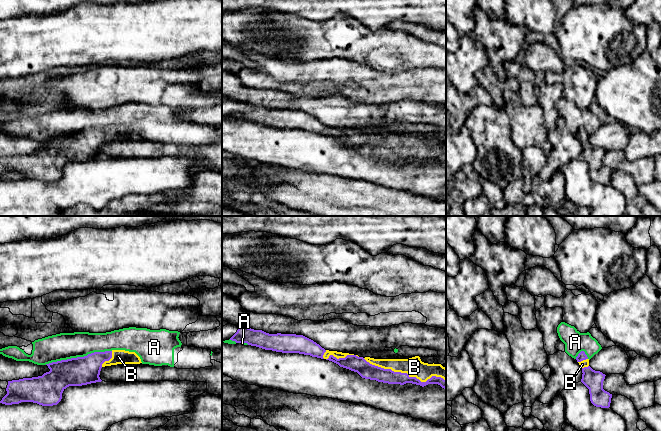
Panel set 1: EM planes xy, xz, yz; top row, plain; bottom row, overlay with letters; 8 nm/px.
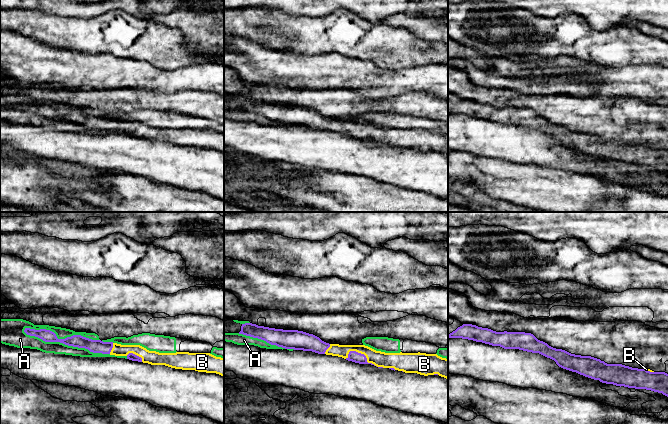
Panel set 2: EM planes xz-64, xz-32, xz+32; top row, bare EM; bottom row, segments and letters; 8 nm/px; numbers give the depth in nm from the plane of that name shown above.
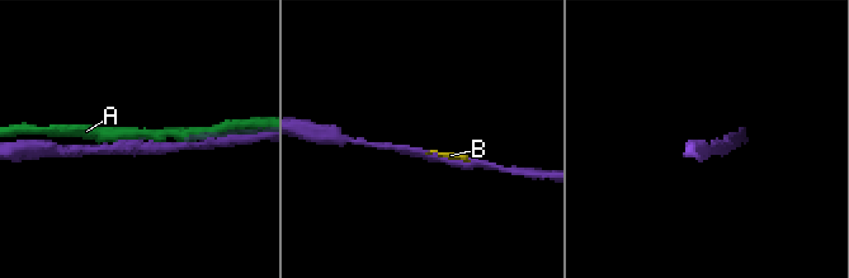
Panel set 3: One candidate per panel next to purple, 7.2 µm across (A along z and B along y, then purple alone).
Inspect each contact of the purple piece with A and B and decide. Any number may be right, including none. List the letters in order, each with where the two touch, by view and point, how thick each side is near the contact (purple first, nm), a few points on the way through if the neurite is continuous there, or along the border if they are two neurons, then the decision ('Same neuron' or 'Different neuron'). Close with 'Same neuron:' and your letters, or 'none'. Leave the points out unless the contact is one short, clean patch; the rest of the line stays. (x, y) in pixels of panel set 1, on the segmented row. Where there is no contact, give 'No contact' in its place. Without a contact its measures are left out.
A: Touches purple at xy (78, 357). Thickness 220 nm (purple) against 220 nm. Different neuron
B: Touches purple at xz (404, 373). Thickness 120 nm (purple) against 160 nm. Same neuron
Same neuron: B

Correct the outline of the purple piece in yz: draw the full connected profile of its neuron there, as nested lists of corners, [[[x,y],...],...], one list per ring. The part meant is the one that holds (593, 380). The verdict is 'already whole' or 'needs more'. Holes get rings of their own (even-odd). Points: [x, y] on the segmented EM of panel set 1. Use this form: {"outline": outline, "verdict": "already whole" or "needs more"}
{"outline": [[[584,351],[578,354],[576,360],[582,368],[581,382],[589,389],[591,403],[596,407],[609,408],[612,394],[603,389],[606,375],[589,366],[589,359]]], "verdict": "needs more"}

